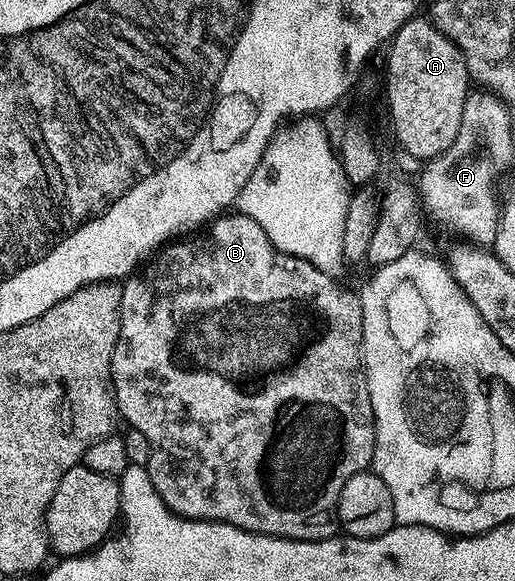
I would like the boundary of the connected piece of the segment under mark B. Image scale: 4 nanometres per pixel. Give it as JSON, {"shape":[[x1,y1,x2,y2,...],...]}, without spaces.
{"shape":[[233,211,228,215,222,215,212,222,205,232,197,235,202,235,202,237,197,237,194,241,177,239,172,243,166,244,148,262,148,264,150,263,149,266,146,264,144,267,138,268,132,275,124,278,121,285,123,303,121,304,119,339,115,343,115,355,111,355,113,394,117,400,118,414,123,418,123,421,126,421,124,424,128,428,138,429,139,431,143,431,143,435,147,435,147,443,151,443,151,459,147,466,149,478,159,495,159,499,163,499,163,503,167,503,169,510,177,514,177,516,190,517,193,521,222,521,228,525,246,529,252,533,262,533,263,535,271,535,272,537,286,537,292,541,322,541,328,537,336,537,339,533,339,526,335,514,337,512,337,504,339,503,339,495,343,491,343,483,347,483,347,479,351,479,351,475,359,475,366,472,372,466,373,452,375,451,375,423,373,422,373,412,371,411,371,395,367,391,367,383,365,382,363,354,361,351,363,311,361,310,360,296,354,290,352,293,351,290,344,289,339,282,333,281,337,279,334,279,328,273,319,271,310,261,304,261,295,255,279,251,273,246,271,239,267,239,263,227,259,227,259,223,255,223,255,219,251,219,246,213]]}

